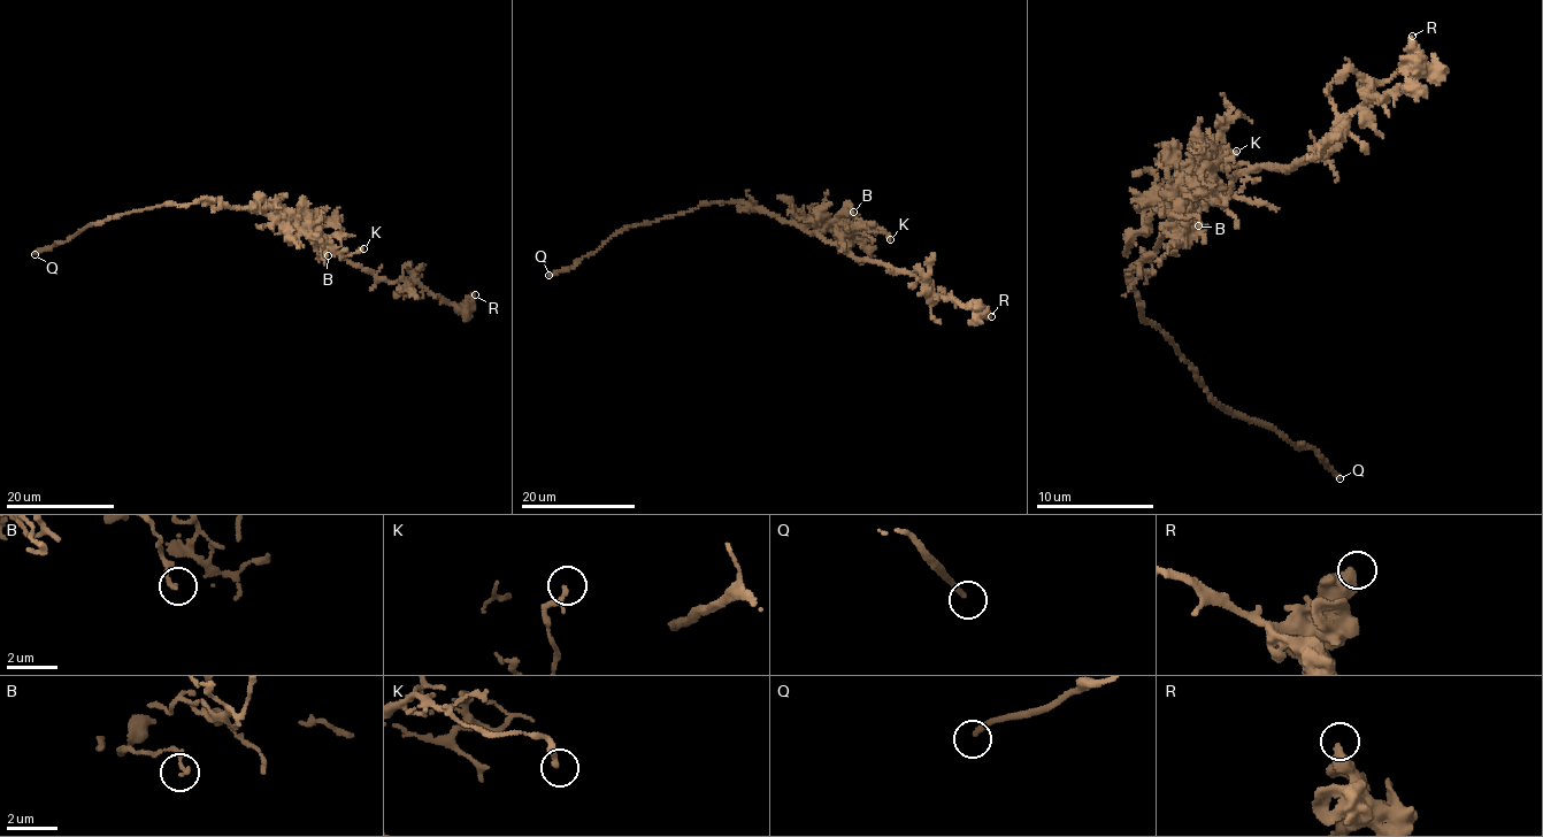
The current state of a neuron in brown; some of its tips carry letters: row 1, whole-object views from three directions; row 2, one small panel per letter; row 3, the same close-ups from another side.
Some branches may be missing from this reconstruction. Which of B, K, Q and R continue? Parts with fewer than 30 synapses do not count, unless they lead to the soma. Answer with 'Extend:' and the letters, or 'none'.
Extend: Q

